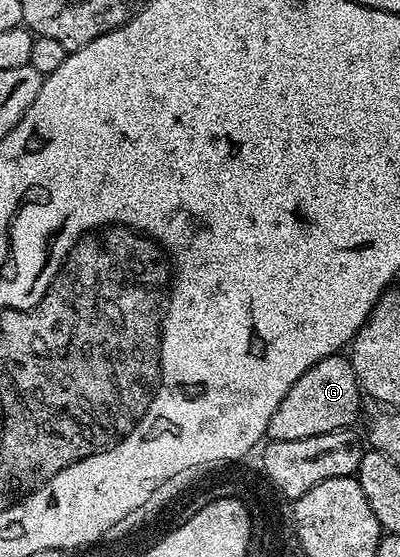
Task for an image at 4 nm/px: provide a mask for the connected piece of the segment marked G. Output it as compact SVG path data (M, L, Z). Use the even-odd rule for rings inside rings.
M343 355L321 359L289 387L285 399L281 399L281 407L277 407L273 419L269 419L267 437L273 441L309 439L313 435L354 426L355 416L359 413L359 397L359 380L350 360Z

